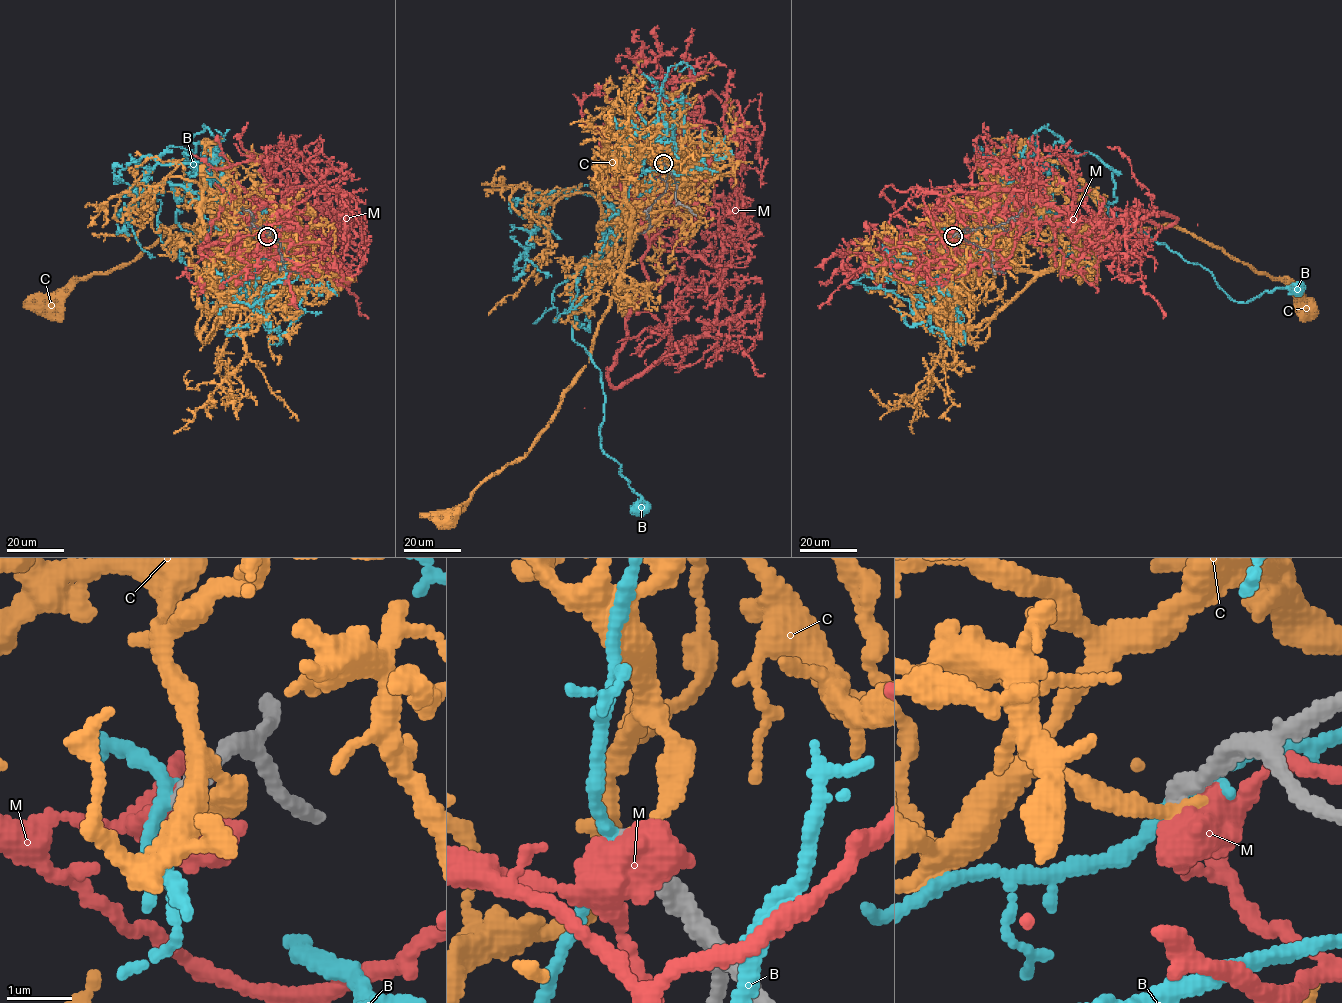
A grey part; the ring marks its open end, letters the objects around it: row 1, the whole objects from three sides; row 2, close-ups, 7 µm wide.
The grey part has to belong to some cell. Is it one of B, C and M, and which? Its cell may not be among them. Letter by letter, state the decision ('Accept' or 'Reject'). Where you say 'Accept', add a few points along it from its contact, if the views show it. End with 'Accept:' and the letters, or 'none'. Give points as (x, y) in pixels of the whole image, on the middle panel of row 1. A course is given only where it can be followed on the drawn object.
B: Reject
C: Reject
M: Reject
Accept: none

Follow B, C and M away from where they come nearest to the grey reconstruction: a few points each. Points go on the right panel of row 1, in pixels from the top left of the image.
B: (953, 236), (978, 227), (1012, 181), (1048, 191), (1076, 183), (1205, 267), (1234, 300), (1296, 290)
C: (953, 236), (979, 217), (1001, 234), (1014, 264), (1042, 271), (1141, 229), (1176, 225), (1283, 282), (1307, 312)
M: (954, 236), (1006, 259), (1022, 222), (1133, 208), (1122, 235), (1097, 242), (1075, 205), (1059, 157), (1087, 152)

